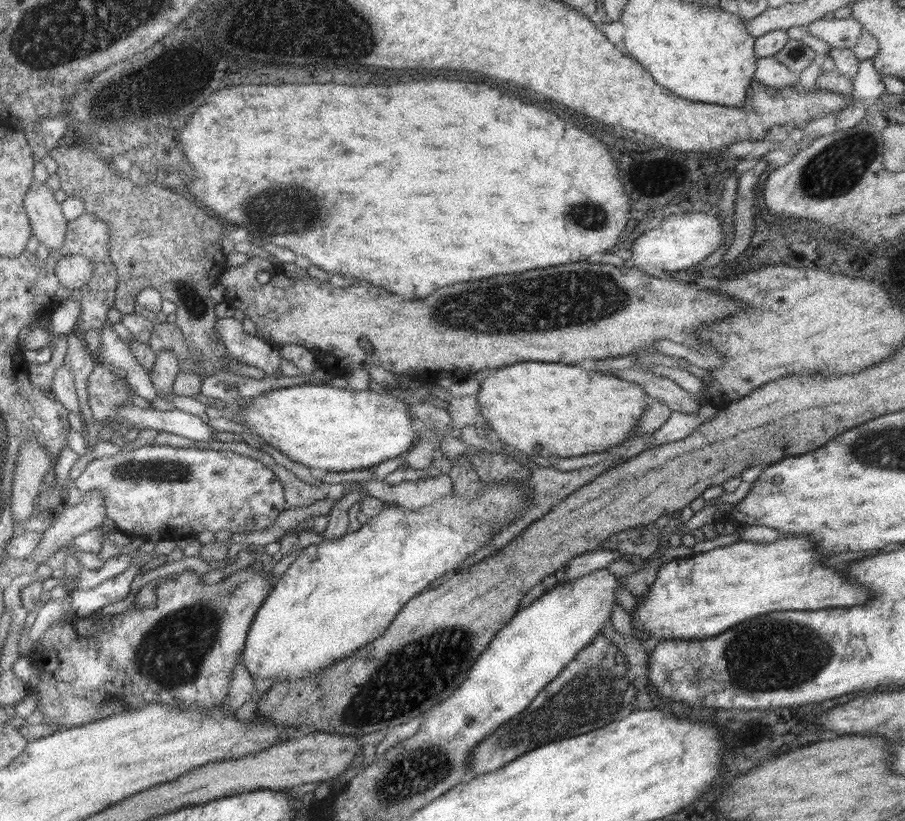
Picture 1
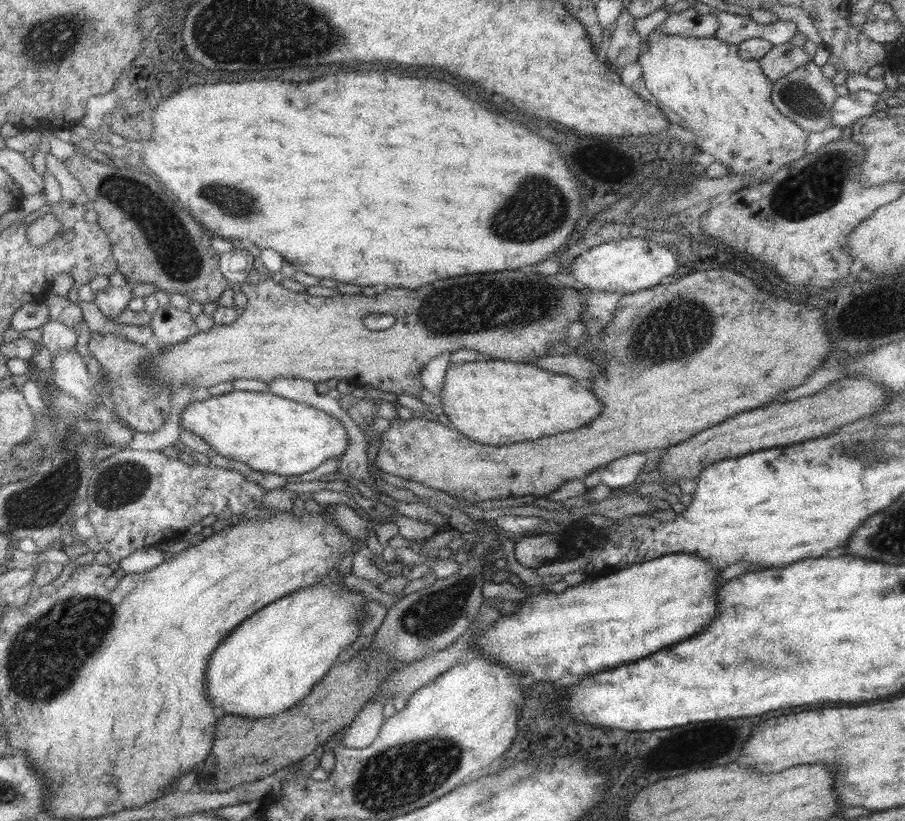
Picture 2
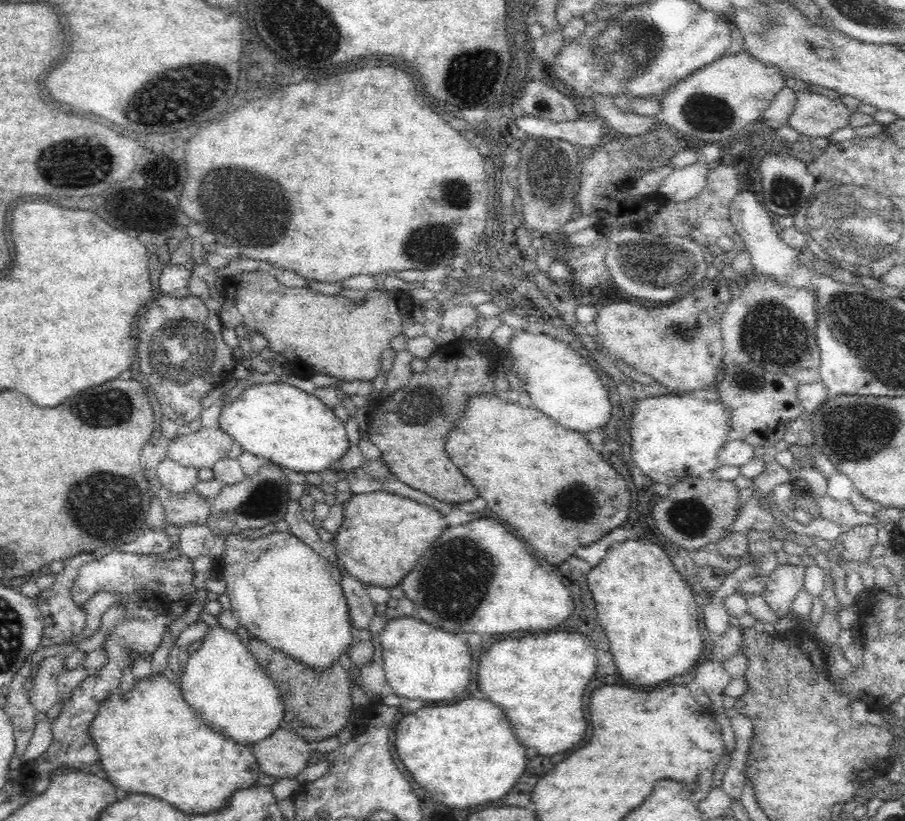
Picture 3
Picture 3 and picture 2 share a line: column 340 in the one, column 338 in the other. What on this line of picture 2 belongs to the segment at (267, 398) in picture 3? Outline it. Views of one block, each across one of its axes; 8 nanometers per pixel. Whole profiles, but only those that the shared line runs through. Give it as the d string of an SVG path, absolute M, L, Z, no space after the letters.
M234 389L228 394L192 402L179 418L181 428L199 434L220 456L245 462L256 472L280 476L304 474L347 449L344 425L314 407L266 392Z

